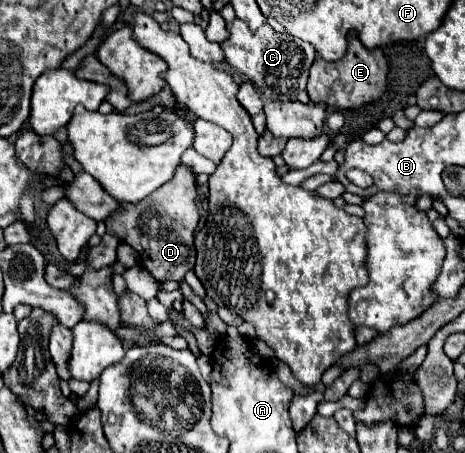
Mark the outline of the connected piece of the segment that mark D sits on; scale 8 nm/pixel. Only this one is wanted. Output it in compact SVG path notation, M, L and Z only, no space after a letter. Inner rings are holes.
M180 164L176 176L148 196L142 204L122 204L116 216L106 220L108 234L122 236L118 240L130 244L140 254L140 264L158 280L184 280L184 274L194 268L196 250L194 250L194 230L198 226L198 208L196 208L196 182L188 166ZM152 204L152 212L150 212Z

